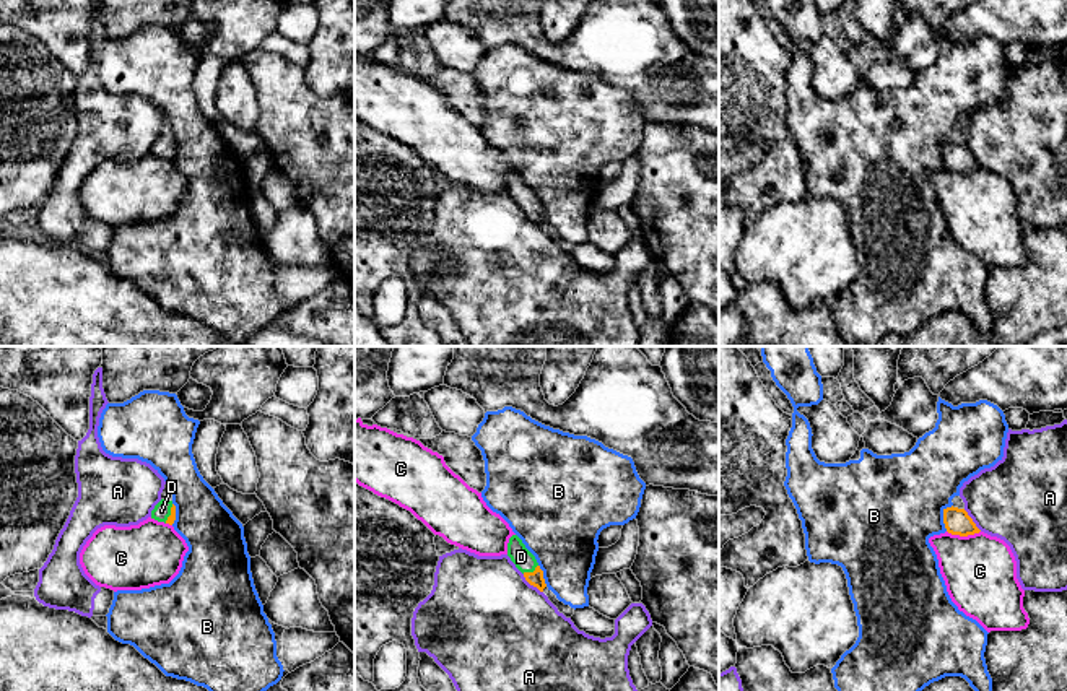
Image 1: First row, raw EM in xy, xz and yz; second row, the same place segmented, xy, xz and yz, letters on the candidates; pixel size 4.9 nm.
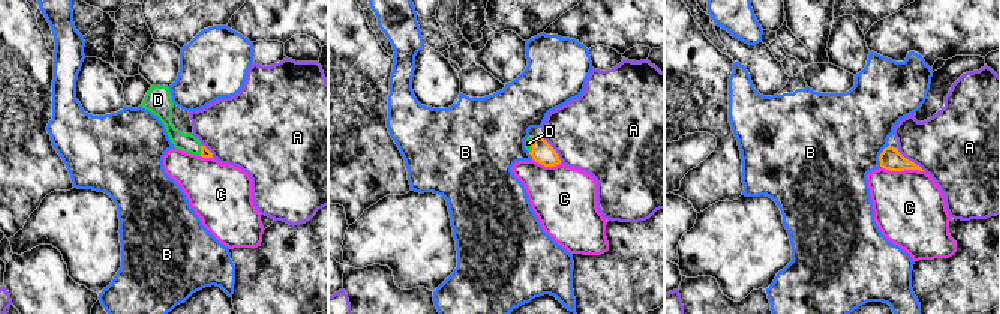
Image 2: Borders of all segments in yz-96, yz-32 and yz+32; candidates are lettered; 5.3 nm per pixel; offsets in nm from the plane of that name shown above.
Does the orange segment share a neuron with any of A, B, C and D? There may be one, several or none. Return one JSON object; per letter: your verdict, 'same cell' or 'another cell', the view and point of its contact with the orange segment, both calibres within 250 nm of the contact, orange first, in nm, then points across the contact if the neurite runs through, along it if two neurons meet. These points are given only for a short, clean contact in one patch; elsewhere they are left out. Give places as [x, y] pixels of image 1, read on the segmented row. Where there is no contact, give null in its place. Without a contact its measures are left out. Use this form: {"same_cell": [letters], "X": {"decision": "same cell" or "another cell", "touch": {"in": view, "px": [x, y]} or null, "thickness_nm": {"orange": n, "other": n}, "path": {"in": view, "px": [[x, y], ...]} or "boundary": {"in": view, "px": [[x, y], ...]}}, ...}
{"same_cell": ["D"], "A": {"decision": "another cell", "touch": {"in": "xz", "px": [532, 584]}, "thickness_nm": {"orange": 70, "other": 480}}, "B": {"decision": "another cell", "touch": {"in": "yz", "px": [944, 517]}, "thickness_nm": {"orange": 130, "other": 480}, "boundary": {"in": "yz", "px": [[952, 504], [944, 511], [944, 527], [947, 530]]}}, "C": {"decision": "another cell", "touch": {"in": "yz", "px": [963, 535]}, "thickness_nm": {"orange": 130, "other": 360}}, "D": {"decision": "same cell", "touch": {"in": "xz", "px": [531, 573]}, "thickness_nm": {"orange": 70, "other": 100}, "path": {"in": "xz", "px": [[535, 578], [531, 573], [521, 556]]}}}

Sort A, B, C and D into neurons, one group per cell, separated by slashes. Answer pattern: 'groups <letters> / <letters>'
groups A / B / C / D

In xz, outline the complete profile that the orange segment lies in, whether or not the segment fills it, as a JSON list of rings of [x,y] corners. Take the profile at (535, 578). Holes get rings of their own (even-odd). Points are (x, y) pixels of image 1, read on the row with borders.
[[[512,535],[507,543],[507,556],[516,567],[524,574],[525,580],[537,587],[540,592],[547,587],[543,571],[540,569],[535,556],[525,548],[517,535]]]

